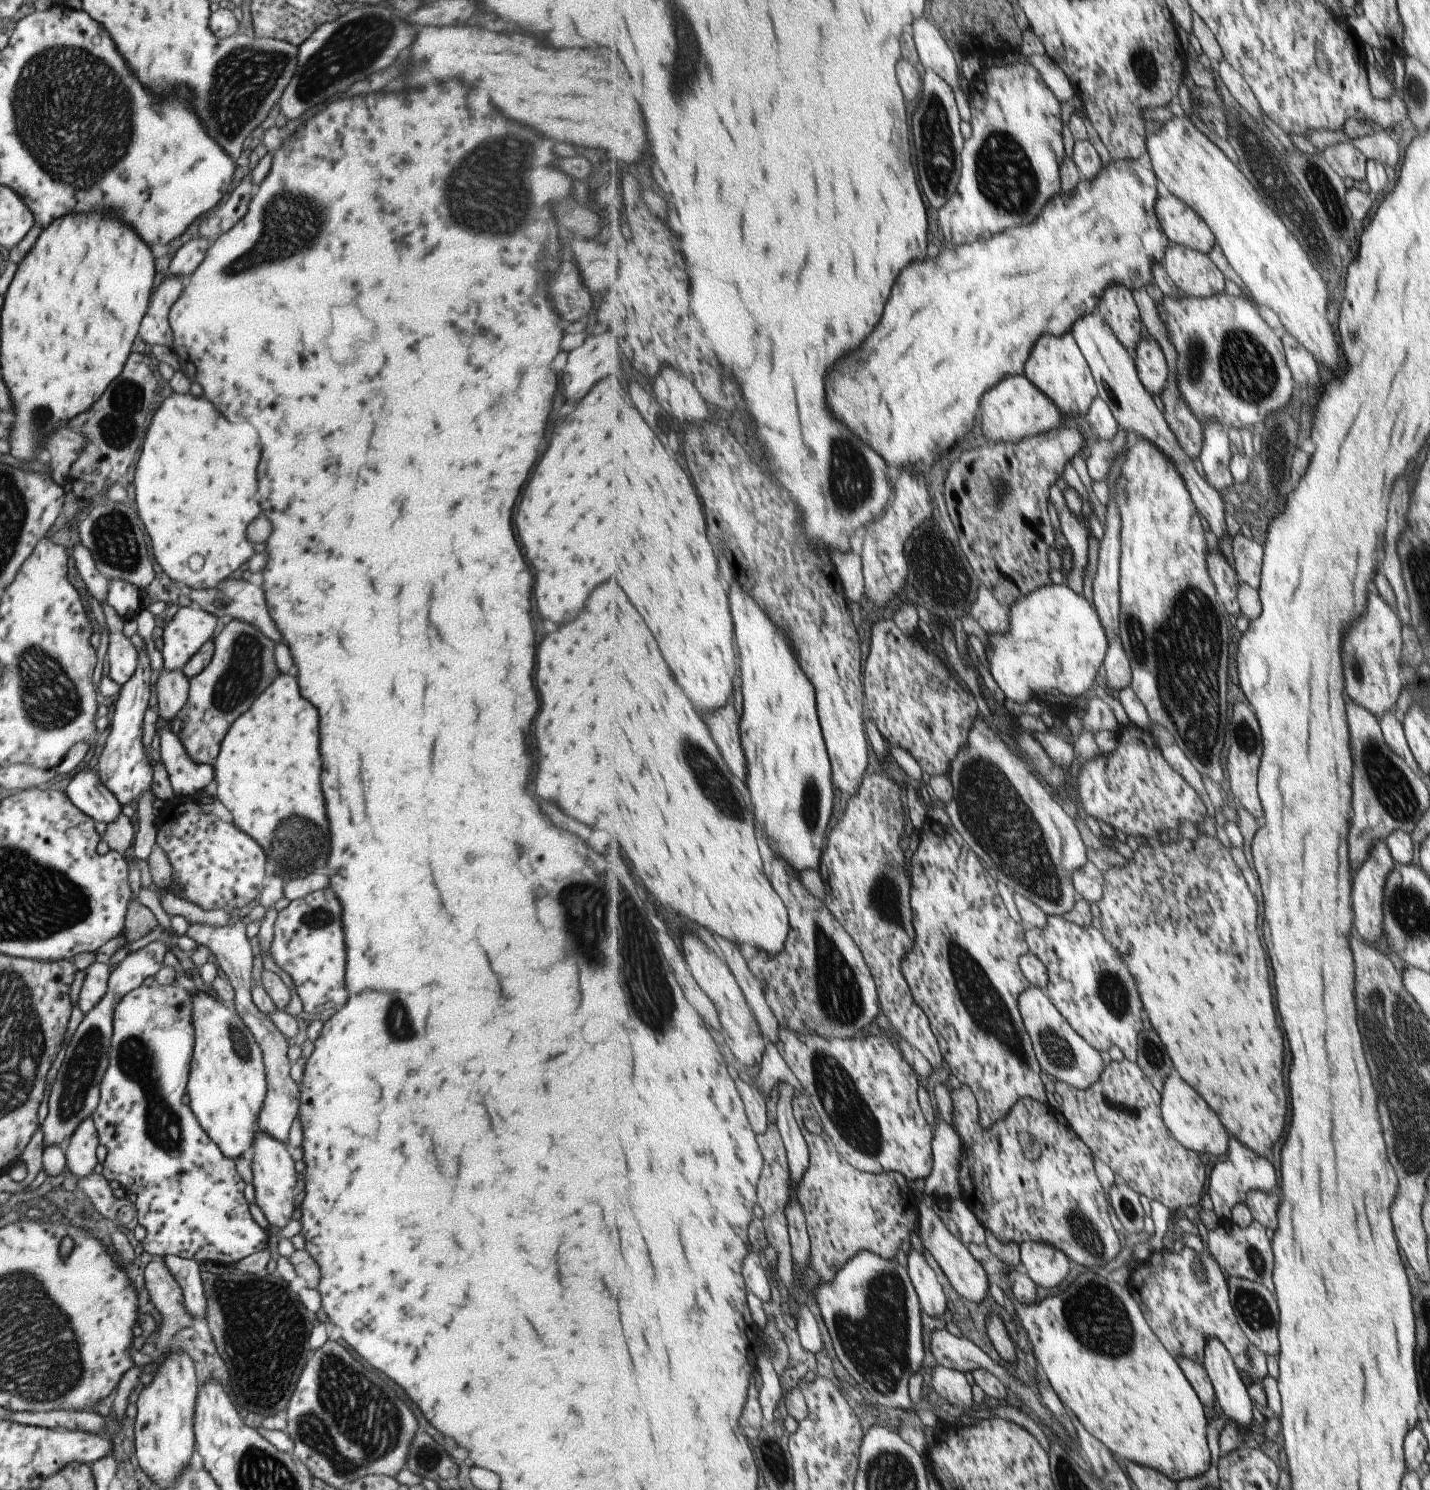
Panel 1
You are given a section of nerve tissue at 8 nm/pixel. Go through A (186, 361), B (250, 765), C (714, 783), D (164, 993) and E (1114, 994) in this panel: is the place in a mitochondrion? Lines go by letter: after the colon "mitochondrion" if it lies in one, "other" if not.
A: other
B: other
C: mitochondrion
D: other
E: mitochondrion

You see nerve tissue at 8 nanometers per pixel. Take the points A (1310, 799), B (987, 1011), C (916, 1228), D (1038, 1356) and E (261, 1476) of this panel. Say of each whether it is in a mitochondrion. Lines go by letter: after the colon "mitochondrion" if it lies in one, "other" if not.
A: other
B: mitochondrion
C: other
D: other
E: mitochondrion

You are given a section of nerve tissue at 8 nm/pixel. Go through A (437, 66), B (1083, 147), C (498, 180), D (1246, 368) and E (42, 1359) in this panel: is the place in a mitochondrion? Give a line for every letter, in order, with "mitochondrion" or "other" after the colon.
A: other
B: other
C: mitochondrion
D: mitochondrion
E: mitochondrion

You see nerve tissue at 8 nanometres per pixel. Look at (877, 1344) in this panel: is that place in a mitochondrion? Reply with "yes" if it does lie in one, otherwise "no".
yes

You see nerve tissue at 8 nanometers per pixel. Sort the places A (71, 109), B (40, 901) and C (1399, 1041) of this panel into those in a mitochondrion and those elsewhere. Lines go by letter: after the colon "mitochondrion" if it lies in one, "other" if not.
A: mitochondrion
B: mitochondrion
C: mitochondrion

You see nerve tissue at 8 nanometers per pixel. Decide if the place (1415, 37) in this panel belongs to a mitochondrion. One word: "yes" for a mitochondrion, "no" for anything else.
no

